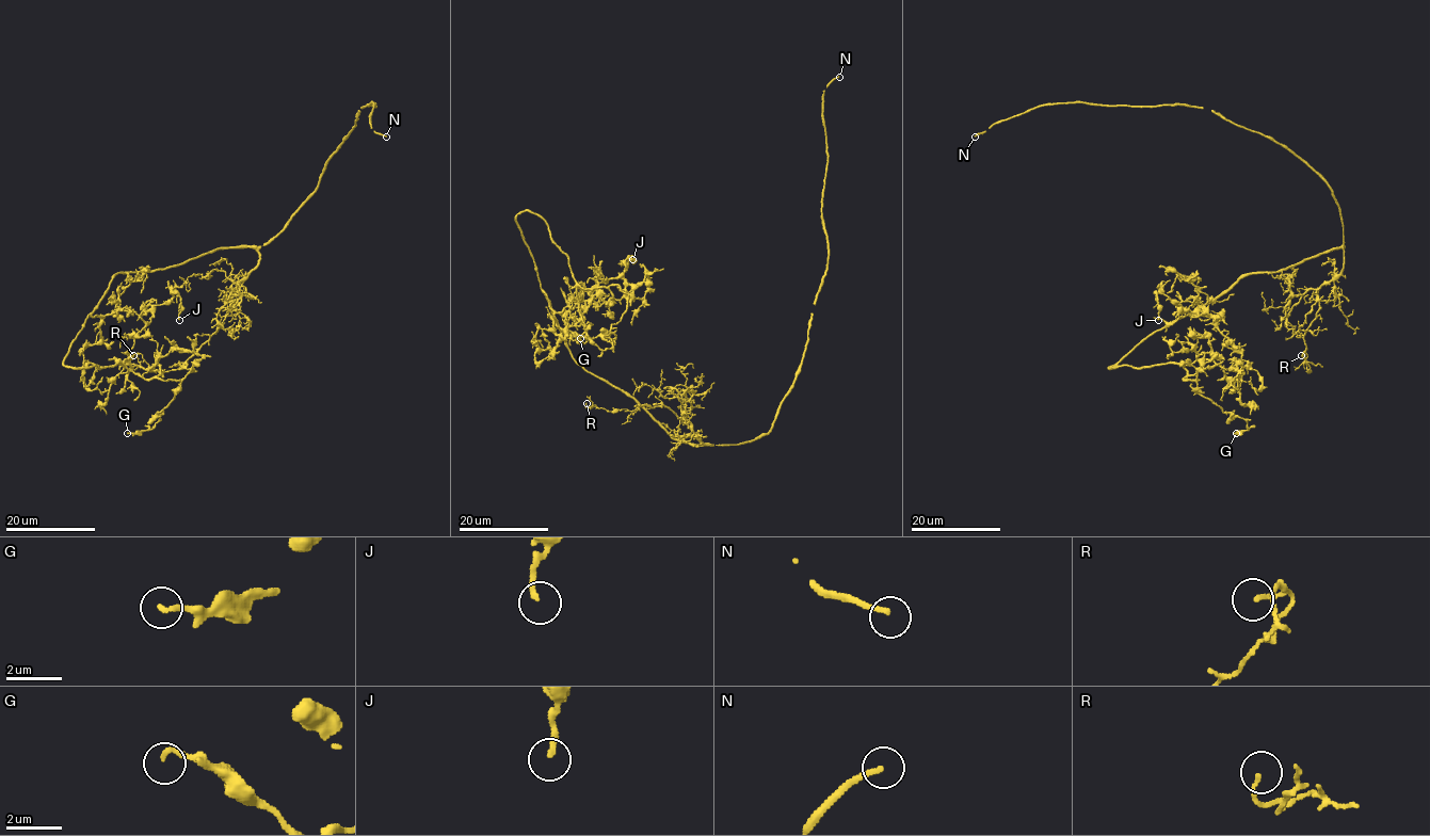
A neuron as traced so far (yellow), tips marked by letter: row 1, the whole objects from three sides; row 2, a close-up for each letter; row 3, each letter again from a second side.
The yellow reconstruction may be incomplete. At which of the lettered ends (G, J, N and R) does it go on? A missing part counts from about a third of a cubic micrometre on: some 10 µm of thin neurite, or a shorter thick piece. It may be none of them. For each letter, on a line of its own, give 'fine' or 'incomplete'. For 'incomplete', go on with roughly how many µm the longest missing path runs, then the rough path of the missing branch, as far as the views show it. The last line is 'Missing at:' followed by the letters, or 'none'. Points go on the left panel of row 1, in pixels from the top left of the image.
G: fine
J: fine
N: incomplete; missing 4 µm
R: fine
Missing at: N

